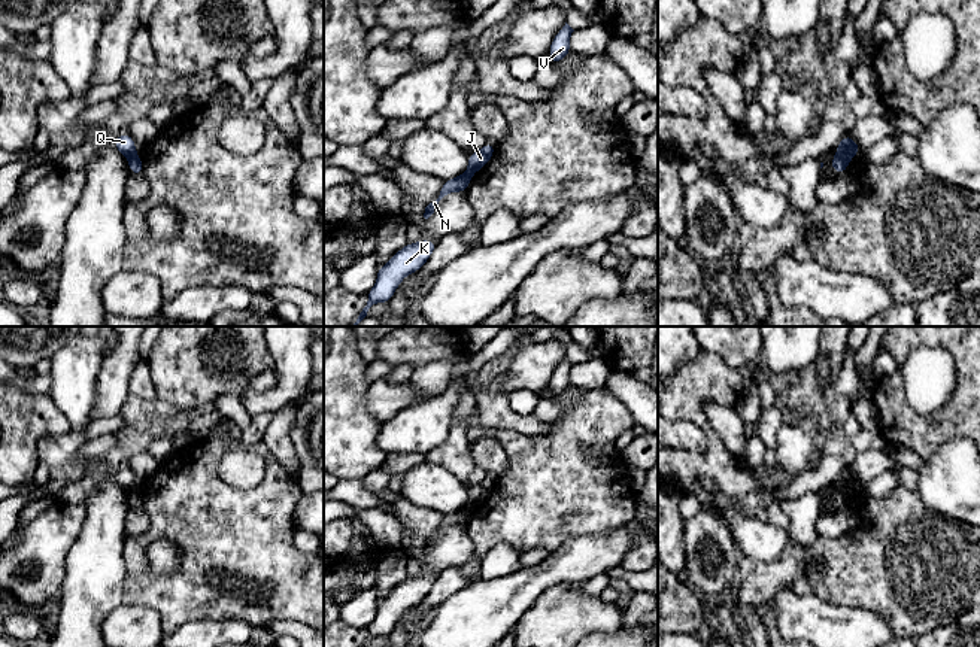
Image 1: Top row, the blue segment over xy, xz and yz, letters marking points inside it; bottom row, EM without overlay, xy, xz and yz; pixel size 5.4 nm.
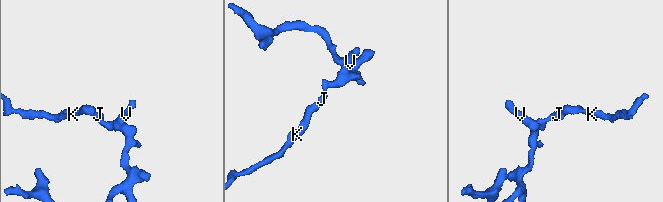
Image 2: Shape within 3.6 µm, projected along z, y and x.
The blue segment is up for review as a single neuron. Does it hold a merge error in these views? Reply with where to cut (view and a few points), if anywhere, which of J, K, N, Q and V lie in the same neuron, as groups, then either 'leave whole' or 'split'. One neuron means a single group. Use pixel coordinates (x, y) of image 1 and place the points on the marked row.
cut yz (837, 152), (846, 163); groups J V / K N Q; split

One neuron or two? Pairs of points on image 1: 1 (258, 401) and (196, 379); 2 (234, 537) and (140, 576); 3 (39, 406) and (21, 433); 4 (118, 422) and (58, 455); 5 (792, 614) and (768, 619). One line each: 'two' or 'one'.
1: two
2: one
3: one
4: one
5: two

